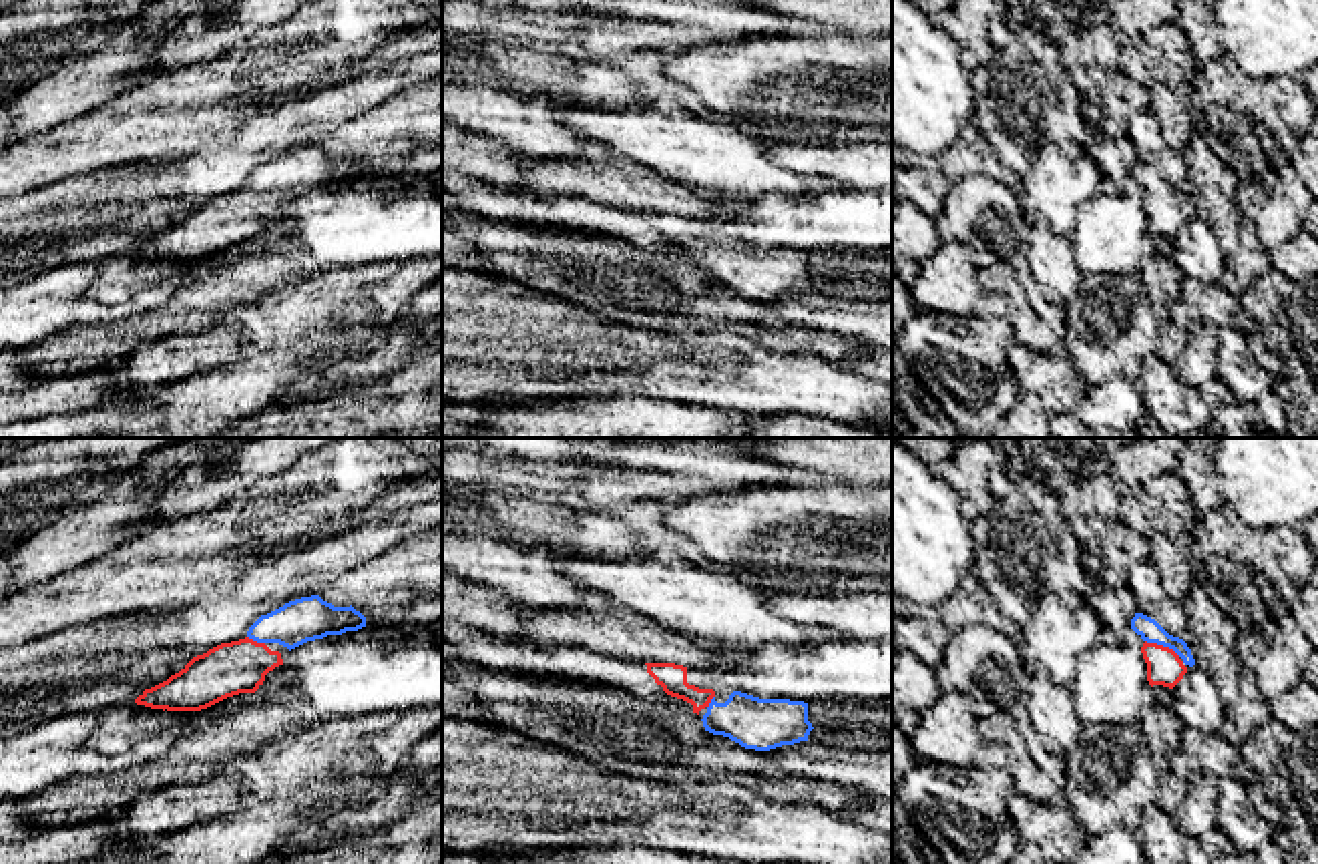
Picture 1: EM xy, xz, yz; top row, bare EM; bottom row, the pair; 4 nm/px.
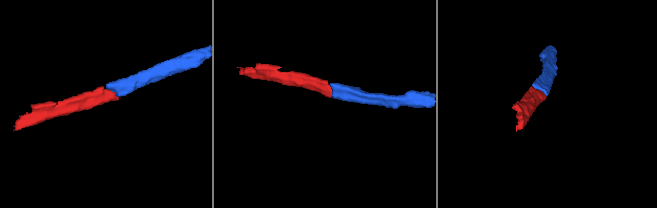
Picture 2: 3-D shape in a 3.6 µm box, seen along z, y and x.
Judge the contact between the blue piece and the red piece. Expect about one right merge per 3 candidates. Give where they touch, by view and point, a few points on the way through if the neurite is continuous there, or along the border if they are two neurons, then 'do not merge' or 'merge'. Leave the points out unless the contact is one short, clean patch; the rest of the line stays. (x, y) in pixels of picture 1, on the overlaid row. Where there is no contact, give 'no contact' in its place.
yz (1164, 645) | across yz (1150, 629), (1164, 645), (1164, 668) | merge

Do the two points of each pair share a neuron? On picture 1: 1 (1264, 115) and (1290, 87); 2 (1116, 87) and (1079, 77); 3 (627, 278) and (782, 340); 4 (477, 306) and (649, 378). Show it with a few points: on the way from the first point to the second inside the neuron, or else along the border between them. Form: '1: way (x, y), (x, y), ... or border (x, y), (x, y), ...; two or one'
1: way (1274, 115), (1290, 97); one
2: way (1108, 87), (1097, 87), (1087, 79); one
3: way (666, 290), (692, 304), (744, 316); one
4: way (523, 328), (613, 346); one

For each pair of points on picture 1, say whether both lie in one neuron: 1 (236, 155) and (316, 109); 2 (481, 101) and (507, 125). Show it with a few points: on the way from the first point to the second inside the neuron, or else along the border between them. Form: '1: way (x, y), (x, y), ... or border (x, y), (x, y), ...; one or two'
1: way (256, 143), (264, 135), (296, 121); one
2: way (487, 107), (501, 119); one

